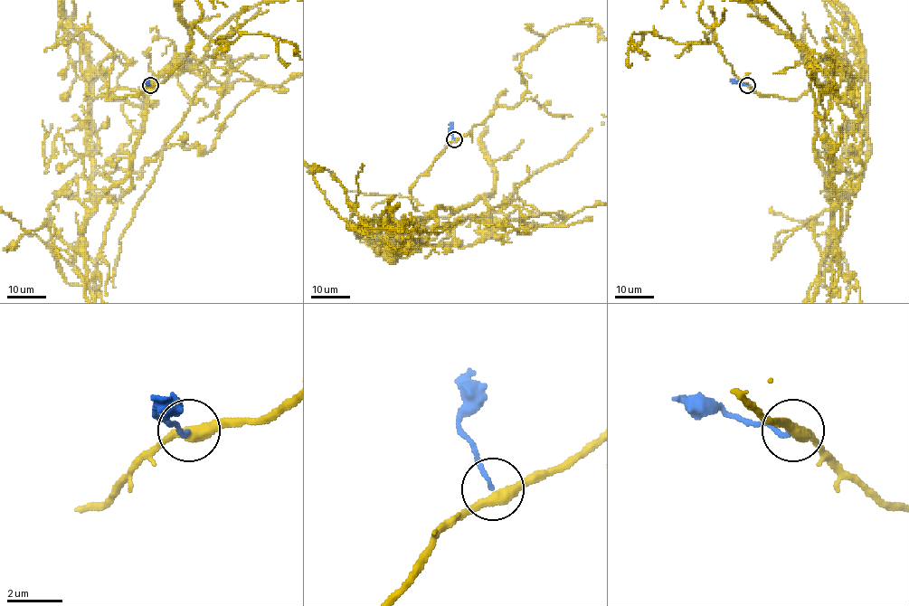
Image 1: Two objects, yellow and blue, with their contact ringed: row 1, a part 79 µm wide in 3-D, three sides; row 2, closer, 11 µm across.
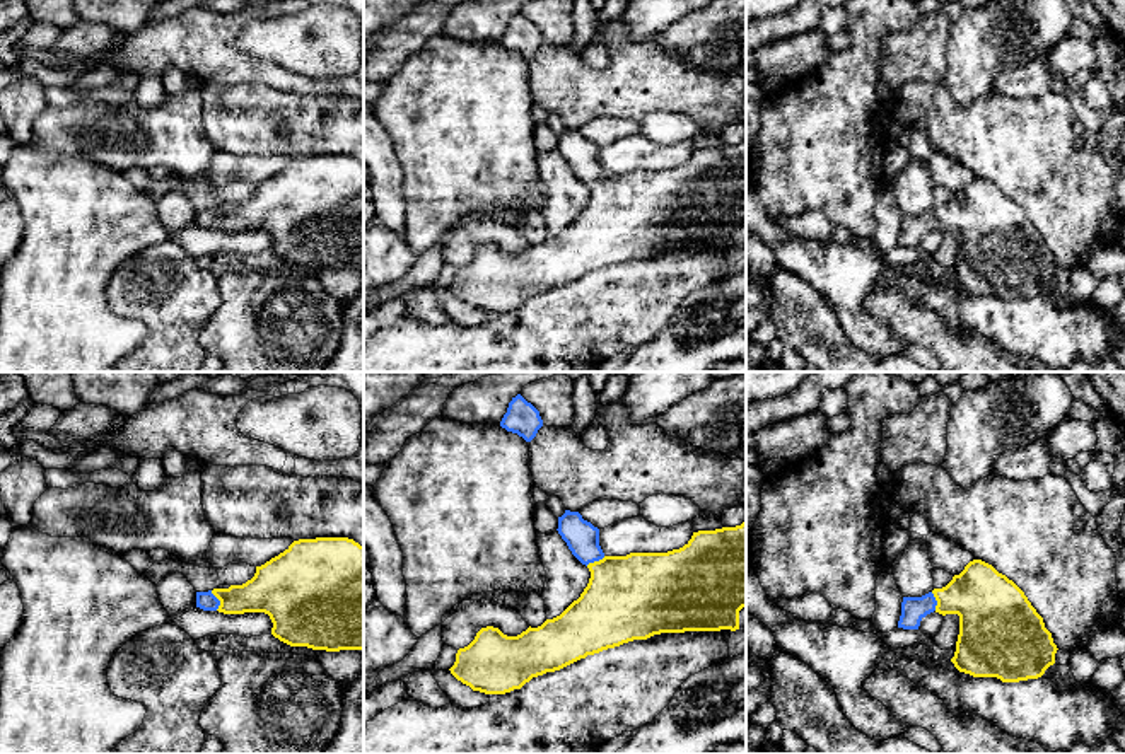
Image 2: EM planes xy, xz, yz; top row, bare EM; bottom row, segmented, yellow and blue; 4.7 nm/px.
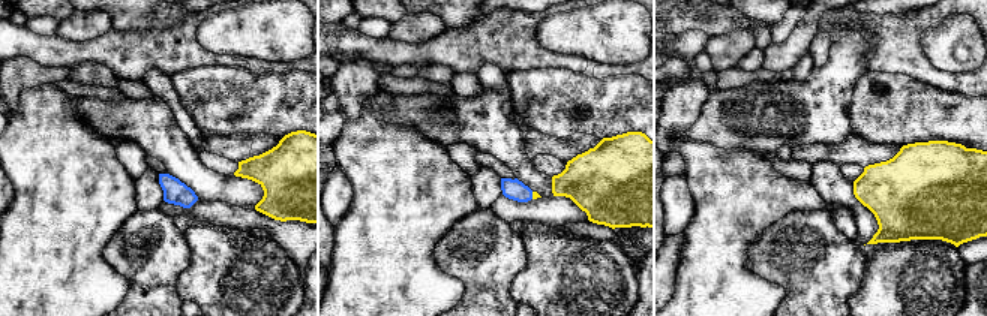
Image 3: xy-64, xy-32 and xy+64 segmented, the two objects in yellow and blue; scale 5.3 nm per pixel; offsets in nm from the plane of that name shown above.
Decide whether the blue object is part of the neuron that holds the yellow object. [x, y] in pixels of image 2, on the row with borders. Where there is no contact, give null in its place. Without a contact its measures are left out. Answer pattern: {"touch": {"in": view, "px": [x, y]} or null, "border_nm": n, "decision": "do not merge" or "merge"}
{"touch": {"in": "xy", "px": [219, 599]}, "border_nm": 100, "decision": "merge"}

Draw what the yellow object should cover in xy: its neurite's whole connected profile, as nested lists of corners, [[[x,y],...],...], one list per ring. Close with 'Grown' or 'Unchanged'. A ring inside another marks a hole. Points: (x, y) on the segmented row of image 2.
[[[348,537],[294,541],[283,553],[256,566],[254,577],[246,583],[196,592],[196,607],[224,614],[265,612],[273,623],[271,635],[290,647],[364,650],[364,546]]]. Grown

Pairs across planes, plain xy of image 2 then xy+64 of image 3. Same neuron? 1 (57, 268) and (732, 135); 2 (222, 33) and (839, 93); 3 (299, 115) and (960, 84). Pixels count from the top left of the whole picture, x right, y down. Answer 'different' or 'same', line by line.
1: different
2: different
3: different

